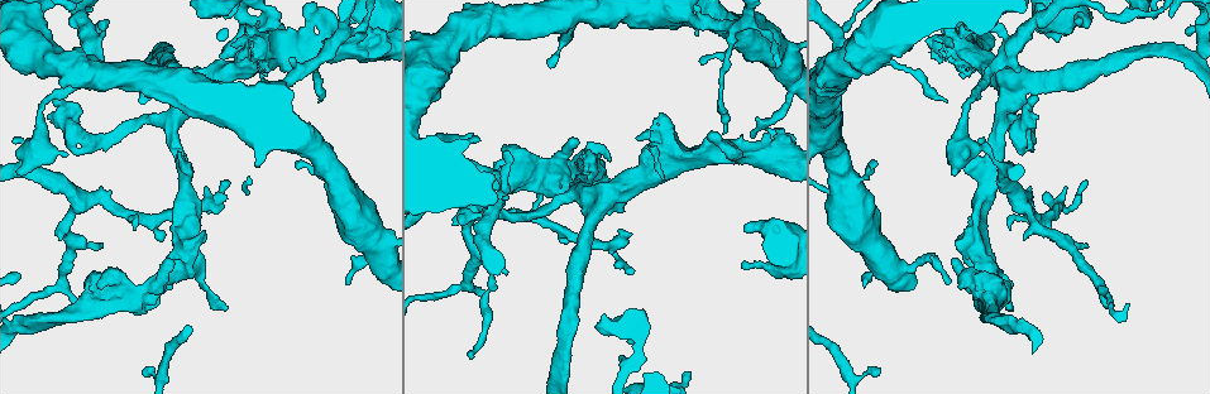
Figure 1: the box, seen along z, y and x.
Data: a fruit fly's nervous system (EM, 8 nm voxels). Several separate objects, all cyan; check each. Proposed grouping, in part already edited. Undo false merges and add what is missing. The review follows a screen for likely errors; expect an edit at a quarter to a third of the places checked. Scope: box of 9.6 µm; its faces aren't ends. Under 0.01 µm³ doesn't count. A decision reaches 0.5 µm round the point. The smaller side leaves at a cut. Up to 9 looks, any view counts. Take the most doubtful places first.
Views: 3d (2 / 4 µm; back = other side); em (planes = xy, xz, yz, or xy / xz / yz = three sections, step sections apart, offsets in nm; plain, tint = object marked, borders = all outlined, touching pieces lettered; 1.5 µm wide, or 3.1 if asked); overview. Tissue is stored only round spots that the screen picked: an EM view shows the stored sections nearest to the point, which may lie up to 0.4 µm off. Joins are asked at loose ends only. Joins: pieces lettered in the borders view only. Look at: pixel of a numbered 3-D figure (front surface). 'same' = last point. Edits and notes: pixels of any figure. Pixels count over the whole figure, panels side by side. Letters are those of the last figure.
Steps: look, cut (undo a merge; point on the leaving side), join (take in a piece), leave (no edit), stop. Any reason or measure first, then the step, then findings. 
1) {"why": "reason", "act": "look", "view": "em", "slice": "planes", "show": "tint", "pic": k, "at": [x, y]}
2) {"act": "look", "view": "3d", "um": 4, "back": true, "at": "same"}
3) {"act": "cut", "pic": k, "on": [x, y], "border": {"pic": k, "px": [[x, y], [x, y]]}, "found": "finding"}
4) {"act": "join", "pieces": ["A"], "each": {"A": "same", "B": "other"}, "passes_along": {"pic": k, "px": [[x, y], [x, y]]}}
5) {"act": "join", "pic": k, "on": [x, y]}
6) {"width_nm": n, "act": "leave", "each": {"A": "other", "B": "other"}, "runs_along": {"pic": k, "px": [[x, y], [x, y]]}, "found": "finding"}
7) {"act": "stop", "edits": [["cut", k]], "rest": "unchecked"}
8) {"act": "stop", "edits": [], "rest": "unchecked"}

{"why": "calibre changes", "act": "look", "view": "em", "um": 3.1, "slice": "xy", "step": 8, "show": "tint", "pic": 1, "at": [1079, 14]}

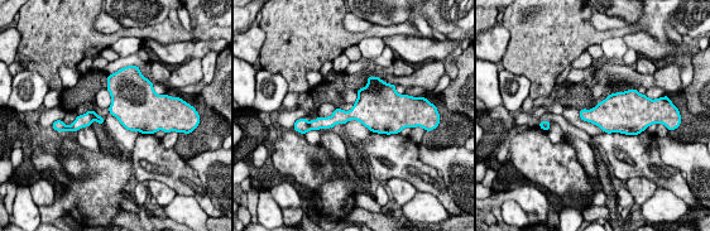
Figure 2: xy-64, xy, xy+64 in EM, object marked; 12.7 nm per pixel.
{"act": "look", "view": "em", "um": 3.1, "slice": "planes", "show": "tint", "at": "same"}

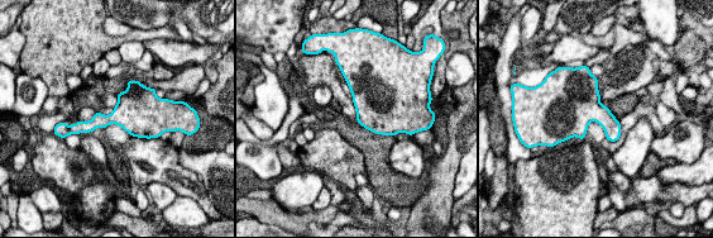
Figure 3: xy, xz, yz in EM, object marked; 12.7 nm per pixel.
{"act": "look", "view": "em", "um": 3.1, "slice": "planes", "show": "borders", "at": "same"}

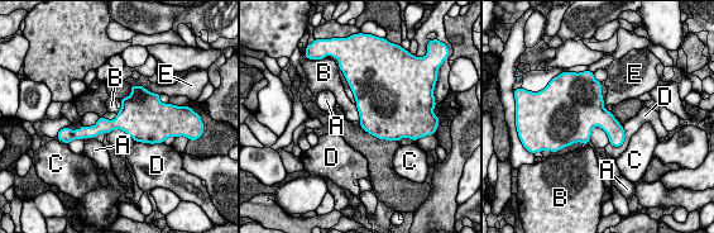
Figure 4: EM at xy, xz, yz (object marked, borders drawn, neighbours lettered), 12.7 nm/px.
{"act": "leave", "each": {"A": "other", "B": "other", "C": "other", "D": "other", "E": "other"}, "border": {"pic": 4, "px": [[355, 105], [360, 122]]}, "found": "one neuron here"}

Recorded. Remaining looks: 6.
{"why": "free end", "act": "look", "view": "em", "slice": "planes", "show": "plain", "pic": 1, "at": [941, 29]}

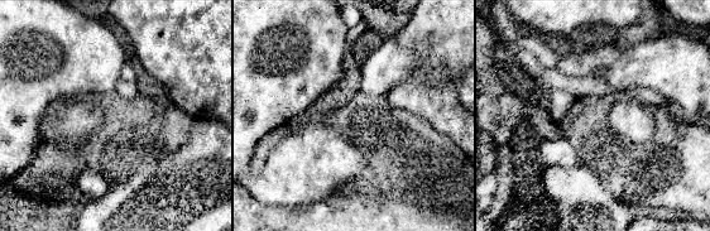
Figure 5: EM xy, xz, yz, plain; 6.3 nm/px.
{"act": "look", "view": "em", "slice": "planes", "show": "borders", "at": "same"}

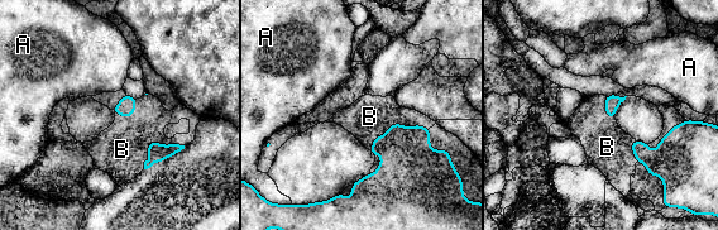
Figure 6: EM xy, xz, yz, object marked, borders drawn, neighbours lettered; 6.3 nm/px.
{"act": "join", "pieces": ["B"], "each": {"A": "other", "B": "same"}, "passes_along": {"pic": 6, "px": [[407, 161], [395, 124], [369, 116]]}, "found": "it goes on there"}

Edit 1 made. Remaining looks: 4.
{"why": "free end", "act": "look", "view": "em", "slice": "yz", "step": 8, "show": "borders", "pic": 1, "at": [948, 284]}

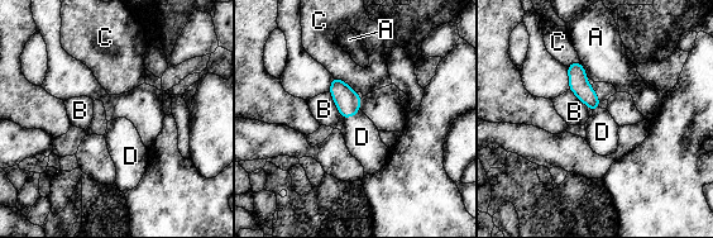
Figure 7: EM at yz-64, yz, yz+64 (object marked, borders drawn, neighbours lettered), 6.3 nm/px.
{"act": "look", "view": "em", "slice": "planes", "show": "borders", "at": "same"}

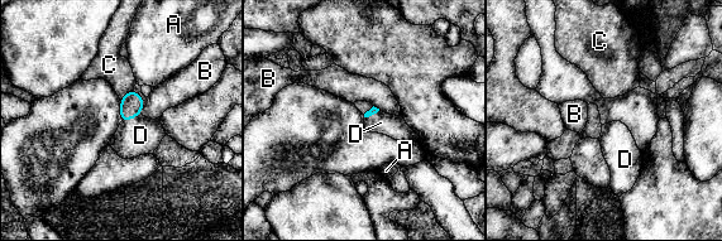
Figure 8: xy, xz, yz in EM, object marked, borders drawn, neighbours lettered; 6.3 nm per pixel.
{"act": "join", "pieces": ["D"], "each": {"A": "other", "B": "other", "C": "other", "D": "same"}, "passes_along": {"pic": 8, "px": [[130, 106], [130, 119], [140, 135]]}, "found": "the neuron continues"}

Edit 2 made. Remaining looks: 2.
{"why": "three arms meet", "act": "look", "view": "em", "slice": "yz", "step": 8, "show": "borders", "pic": 1, "at": [610, 252]}

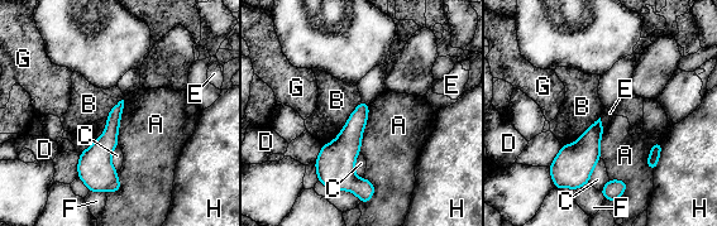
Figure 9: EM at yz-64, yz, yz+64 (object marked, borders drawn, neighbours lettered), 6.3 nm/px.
{"act": "look", "view": "em", "slice": "planes", "show": "borders", "at": "same"}

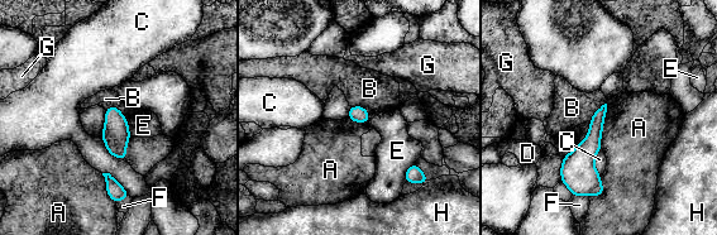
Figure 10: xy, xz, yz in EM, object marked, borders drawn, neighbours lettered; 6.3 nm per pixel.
{"longest_contact_nm": ["A", 300], "act": "leave", "each": {"A": "other", "B": "other", "C": "other", "D": "other", "E": "other", "F": "other", "G": "other", "H": "other"}, "border": {"pic": 10, "px": [[607, 104], [601, 148]]}, "found": "none of them fits"}

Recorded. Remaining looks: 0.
{"act": "stop", "edits": [["join", 6], ["join", 8]], "rest": "unchecked"}

